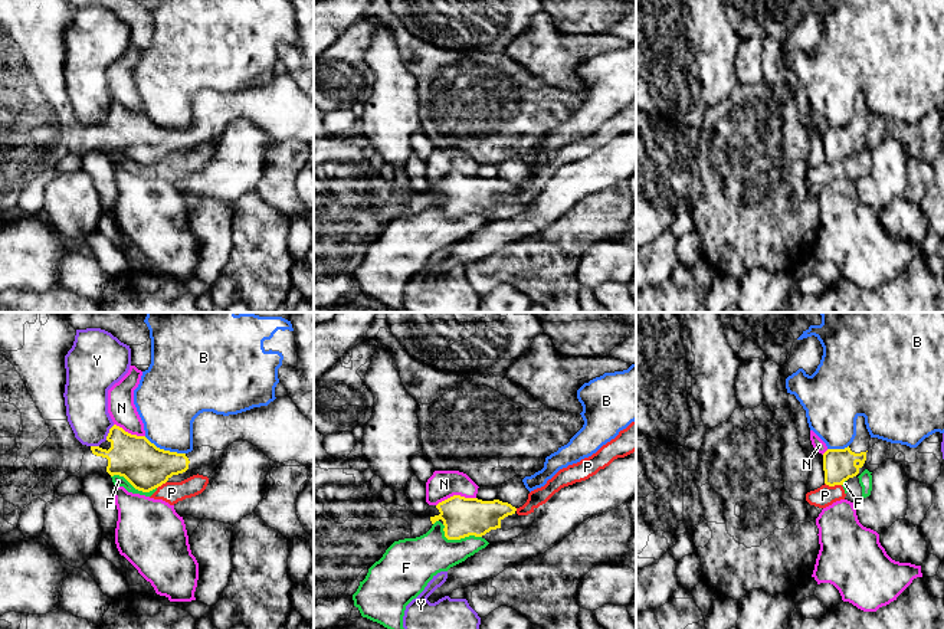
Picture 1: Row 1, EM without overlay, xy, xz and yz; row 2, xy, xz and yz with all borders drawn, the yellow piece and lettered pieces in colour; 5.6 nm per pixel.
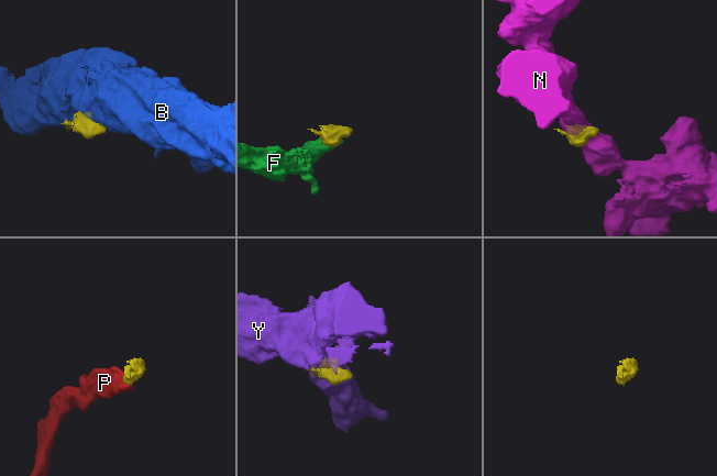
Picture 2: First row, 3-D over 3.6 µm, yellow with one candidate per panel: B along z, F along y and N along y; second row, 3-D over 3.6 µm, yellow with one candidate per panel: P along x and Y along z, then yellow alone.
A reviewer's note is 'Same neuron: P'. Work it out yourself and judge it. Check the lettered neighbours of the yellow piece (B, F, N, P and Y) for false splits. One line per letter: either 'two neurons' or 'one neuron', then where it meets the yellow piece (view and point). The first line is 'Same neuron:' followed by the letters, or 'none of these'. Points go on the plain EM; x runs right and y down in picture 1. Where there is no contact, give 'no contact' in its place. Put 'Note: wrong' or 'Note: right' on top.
Note: wrong
Same neuron: none of these
B: two neurons; contact xy (163, 127)
F: two neurons; contact xz (458, 216)
N: two neurons; contact xz (455, 173)
P: two neurons; contact yz (833, 163)
Y: two neurons; contact xy (110, 110)

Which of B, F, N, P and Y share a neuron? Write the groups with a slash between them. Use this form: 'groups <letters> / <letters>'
groups B / F P / N / Y

